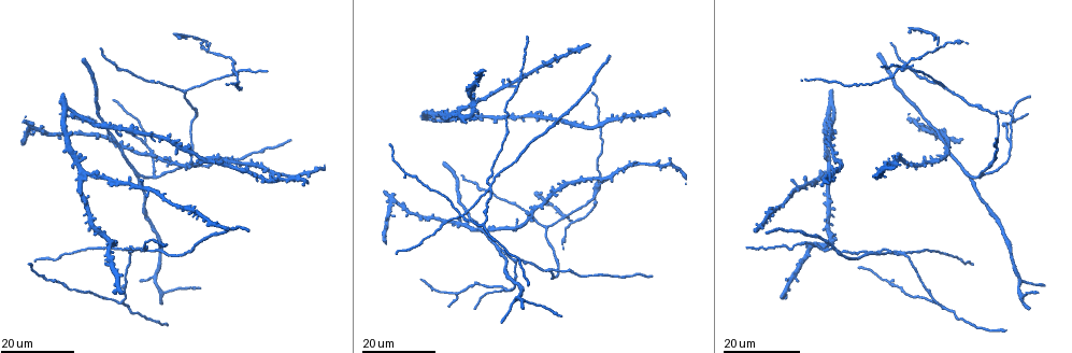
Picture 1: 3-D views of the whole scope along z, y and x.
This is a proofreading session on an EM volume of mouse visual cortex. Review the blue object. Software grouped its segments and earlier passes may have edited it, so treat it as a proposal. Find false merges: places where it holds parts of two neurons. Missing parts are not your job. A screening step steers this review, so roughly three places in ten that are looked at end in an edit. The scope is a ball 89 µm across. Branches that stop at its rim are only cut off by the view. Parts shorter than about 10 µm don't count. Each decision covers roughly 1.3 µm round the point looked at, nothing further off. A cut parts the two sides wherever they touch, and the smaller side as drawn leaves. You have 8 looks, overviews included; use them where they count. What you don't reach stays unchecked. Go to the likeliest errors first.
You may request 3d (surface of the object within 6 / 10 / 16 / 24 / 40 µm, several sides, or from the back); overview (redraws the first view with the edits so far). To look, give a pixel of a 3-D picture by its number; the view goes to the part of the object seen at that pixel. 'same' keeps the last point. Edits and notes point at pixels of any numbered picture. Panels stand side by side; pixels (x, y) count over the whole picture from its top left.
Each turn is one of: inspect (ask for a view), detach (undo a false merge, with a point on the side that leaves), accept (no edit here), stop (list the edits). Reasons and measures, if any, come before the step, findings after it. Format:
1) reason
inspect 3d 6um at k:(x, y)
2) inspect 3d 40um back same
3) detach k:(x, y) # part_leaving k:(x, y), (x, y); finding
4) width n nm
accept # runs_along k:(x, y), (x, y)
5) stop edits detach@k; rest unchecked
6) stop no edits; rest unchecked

four-way junction
inspect 3d 24um at 1:(901, 251)

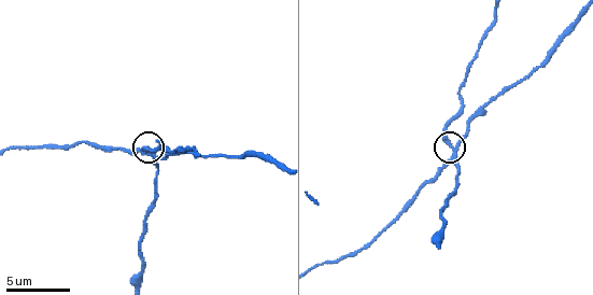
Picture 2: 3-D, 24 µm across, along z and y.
closer look
inspect 3d 10um at 2:(452, 148)

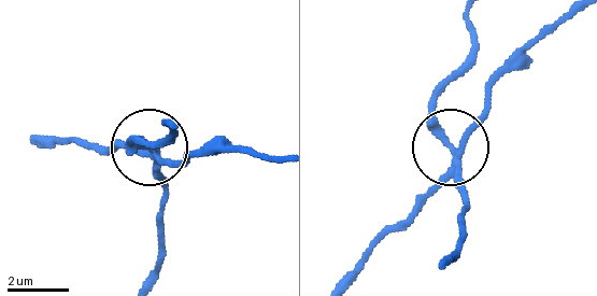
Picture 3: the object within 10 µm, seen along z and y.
detach 3:(425, 199) # part_leaving 3:(457, 159), (496, 85), (573, 15); a second neuron is stuck on

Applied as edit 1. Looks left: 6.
small branch off a trunk
inspect 3d 24um at 1:(969, 177)

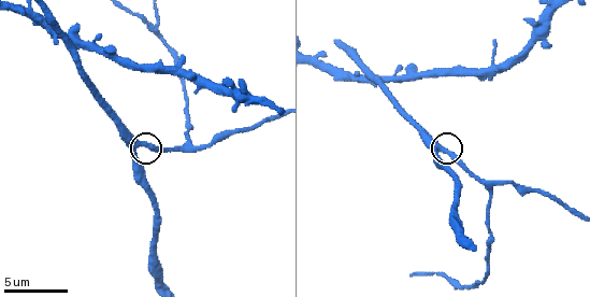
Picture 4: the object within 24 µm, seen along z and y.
inspect 3d 6um at 4:(139, 145)

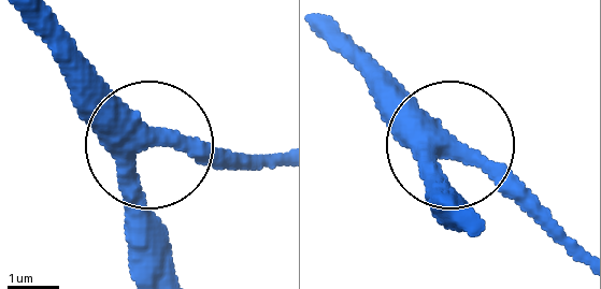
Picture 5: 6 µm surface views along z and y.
inspect 3d 6um back at 5:(154, 134)

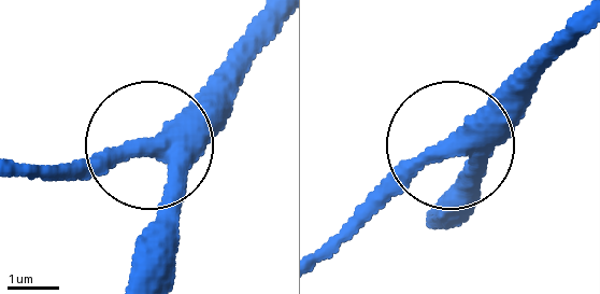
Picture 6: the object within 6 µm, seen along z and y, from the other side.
side_arm 104 um; arms 3
accept # continuous, no second neuron

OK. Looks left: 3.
three-way junction
inspect 3d 16um at 4:(191, 145)

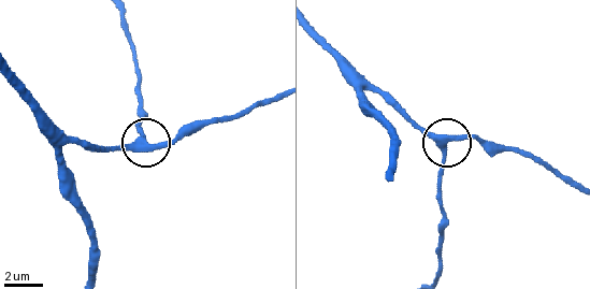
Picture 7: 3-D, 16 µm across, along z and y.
side_arm 44 um
accept # runs_along 7:(16, 83), (73, 138), (137, 145), (146, 141), (141, 128); all the same neuron

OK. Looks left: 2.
inspect 3d 16um at 1:(939, 304)

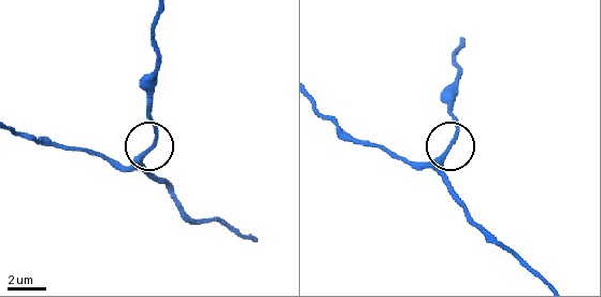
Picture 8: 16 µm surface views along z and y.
inspect 3d 6um at 8:(448, 148)

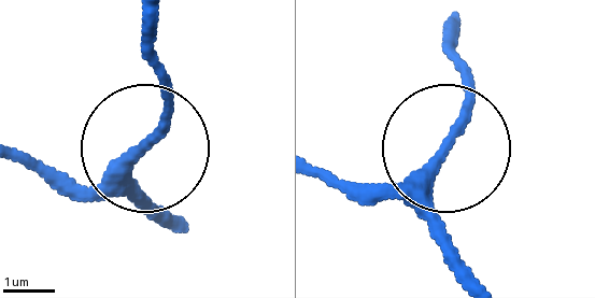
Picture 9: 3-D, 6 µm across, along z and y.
accept # runs_along 9:(470, 271), (428, 195), (466, 70); continuous, no second neuron

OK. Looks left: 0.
stop edits detach@3; rest unchecked

